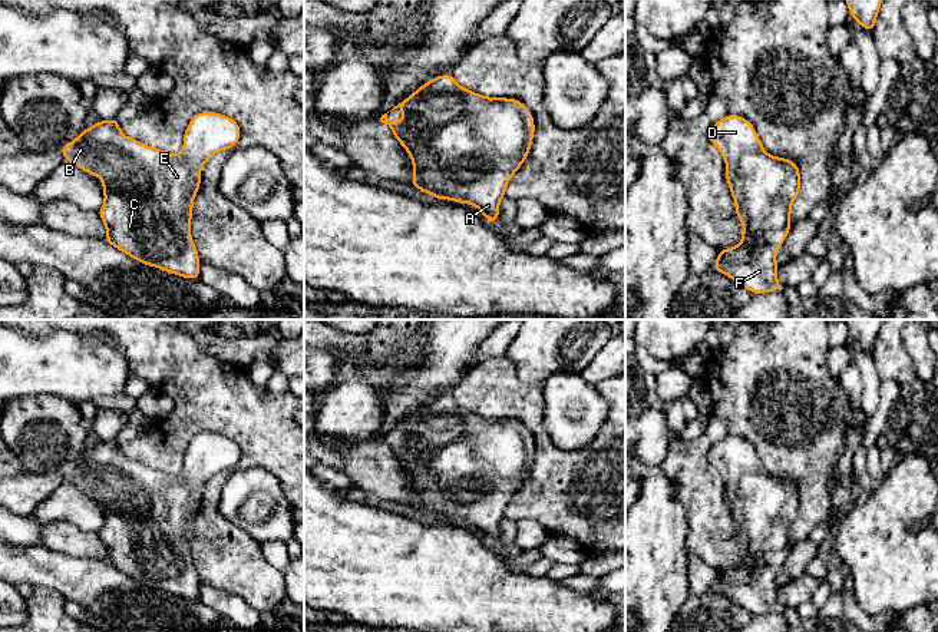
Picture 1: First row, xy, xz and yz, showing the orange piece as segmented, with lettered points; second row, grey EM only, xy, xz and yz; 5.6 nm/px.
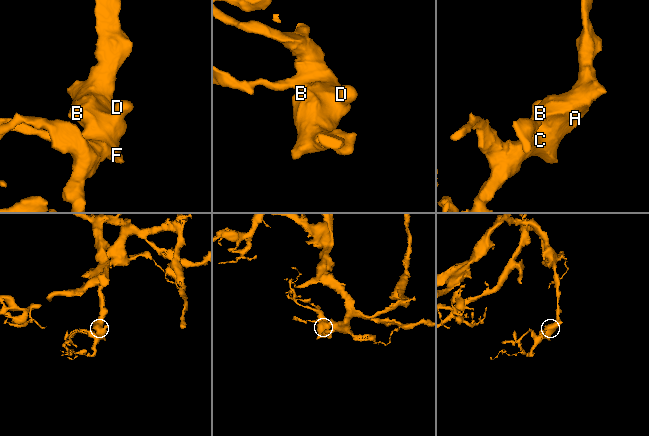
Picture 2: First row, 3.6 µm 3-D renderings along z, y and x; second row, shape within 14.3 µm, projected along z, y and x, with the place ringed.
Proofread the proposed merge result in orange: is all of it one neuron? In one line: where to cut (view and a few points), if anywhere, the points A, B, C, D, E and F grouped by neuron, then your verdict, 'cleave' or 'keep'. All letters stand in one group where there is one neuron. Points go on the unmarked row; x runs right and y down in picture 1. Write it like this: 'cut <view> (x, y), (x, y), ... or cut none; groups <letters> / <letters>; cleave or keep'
cut none; groups A B C D E F; keep

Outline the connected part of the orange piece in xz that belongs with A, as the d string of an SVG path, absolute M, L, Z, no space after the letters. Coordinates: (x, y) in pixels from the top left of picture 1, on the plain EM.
M452 396L436 397L426 403L392 431L397 428L403 434L400 443L389 443L387 434L382 436L380 443L392 450L394 460L412 479L414 499L410 504L435 520L470 525L482 533L483 539L498 545L499 523L505 519L506 506L531 471L535 453L531 431L516 420L488 418L470 413L458 406Z

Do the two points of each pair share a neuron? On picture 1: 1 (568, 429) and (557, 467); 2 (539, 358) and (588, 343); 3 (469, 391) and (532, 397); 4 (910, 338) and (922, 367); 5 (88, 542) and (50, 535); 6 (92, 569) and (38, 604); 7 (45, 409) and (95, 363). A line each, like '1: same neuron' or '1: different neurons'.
1: different neurons
2: same neuron
3: same neuron
4: same neuron
5: same neuron
6: different neurons
7: different neurons

